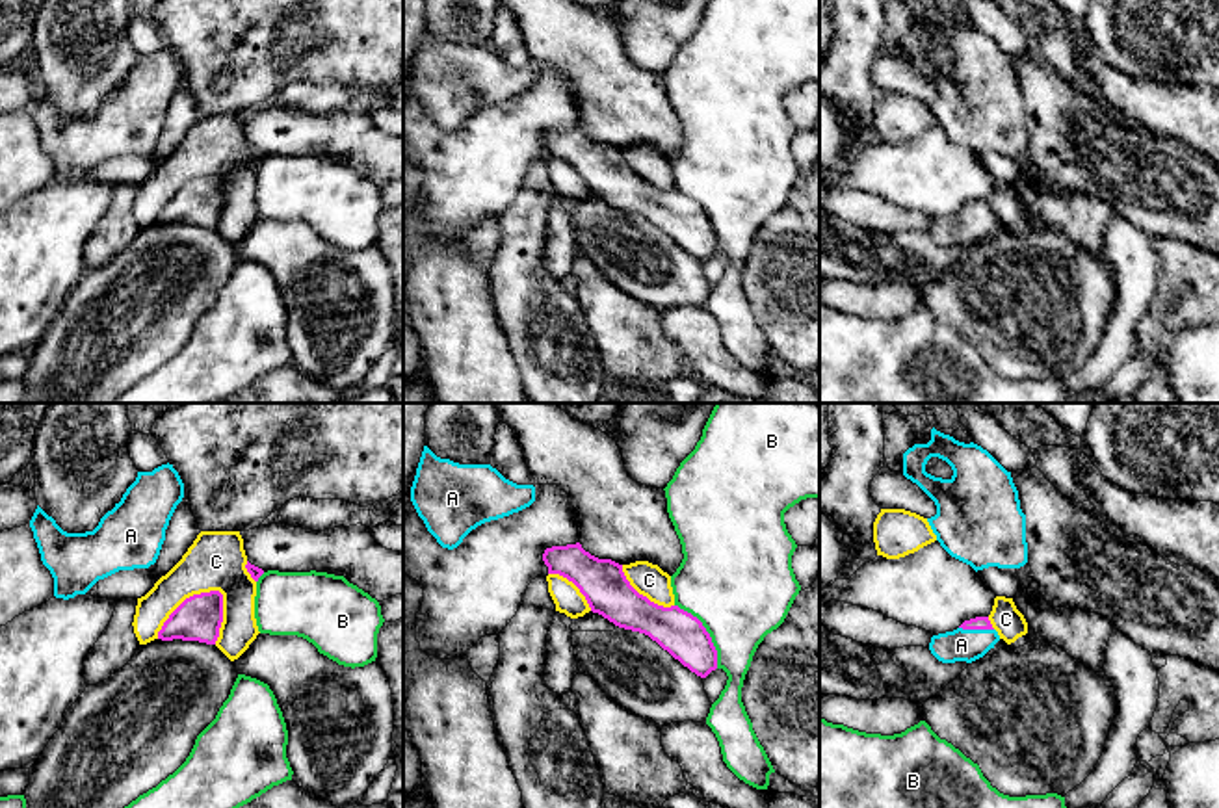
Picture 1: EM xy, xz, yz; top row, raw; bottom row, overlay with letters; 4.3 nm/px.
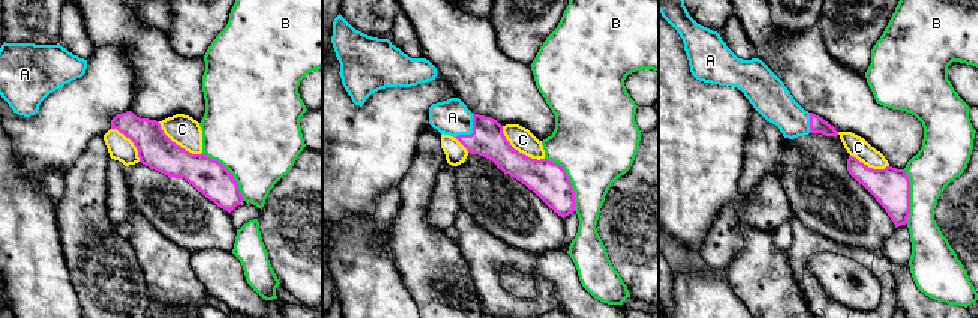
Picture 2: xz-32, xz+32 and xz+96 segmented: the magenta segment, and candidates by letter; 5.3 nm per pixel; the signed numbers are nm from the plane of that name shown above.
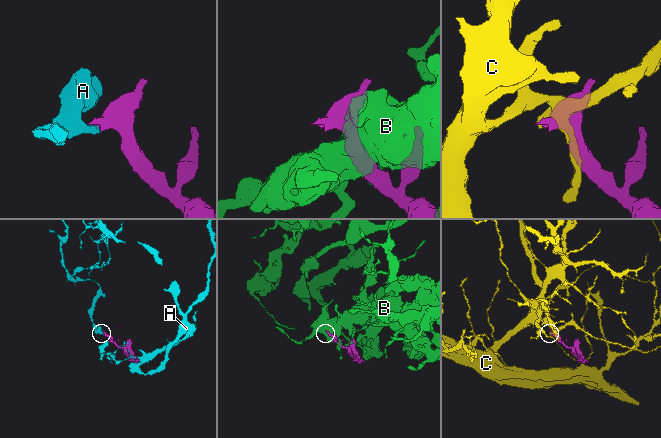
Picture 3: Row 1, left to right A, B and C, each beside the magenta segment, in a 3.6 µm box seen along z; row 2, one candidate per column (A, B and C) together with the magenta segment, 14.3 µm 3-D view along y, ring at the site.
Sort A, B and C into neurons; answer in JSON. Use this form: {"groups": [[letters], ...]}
{"groups": [["A"], ["B"], ["C"]]}

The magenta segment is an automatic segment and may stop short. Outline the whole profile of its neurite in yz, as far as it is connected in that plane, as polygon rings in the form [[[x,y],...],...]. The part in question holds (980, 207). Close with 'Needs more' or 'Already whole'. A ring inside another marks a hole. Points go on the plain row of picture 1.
[[[989,201],[964,204],[957,214],[931,221],[929,234],[942,247],[966,245],[983,241],[1000,225]]]. Needs more

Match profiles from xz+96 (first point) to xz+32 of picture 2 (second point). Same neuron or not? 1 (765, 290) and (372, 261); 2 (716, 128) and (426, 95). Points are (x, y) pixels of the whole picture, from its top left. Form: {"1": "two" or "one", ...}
{"1": "two", "2": "one"}

